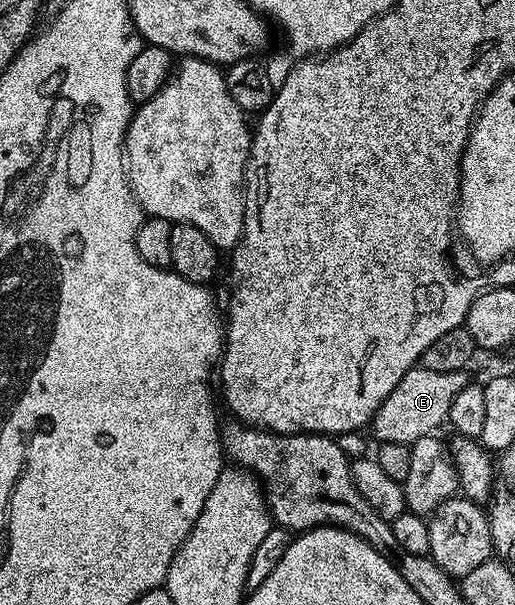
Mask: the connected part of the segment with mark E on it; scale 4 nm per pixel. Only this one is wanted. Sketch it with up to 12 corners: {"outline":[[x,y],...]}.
{"outline":[[410,369],[369,426],[412,445],[444,424],[466,372]]}

